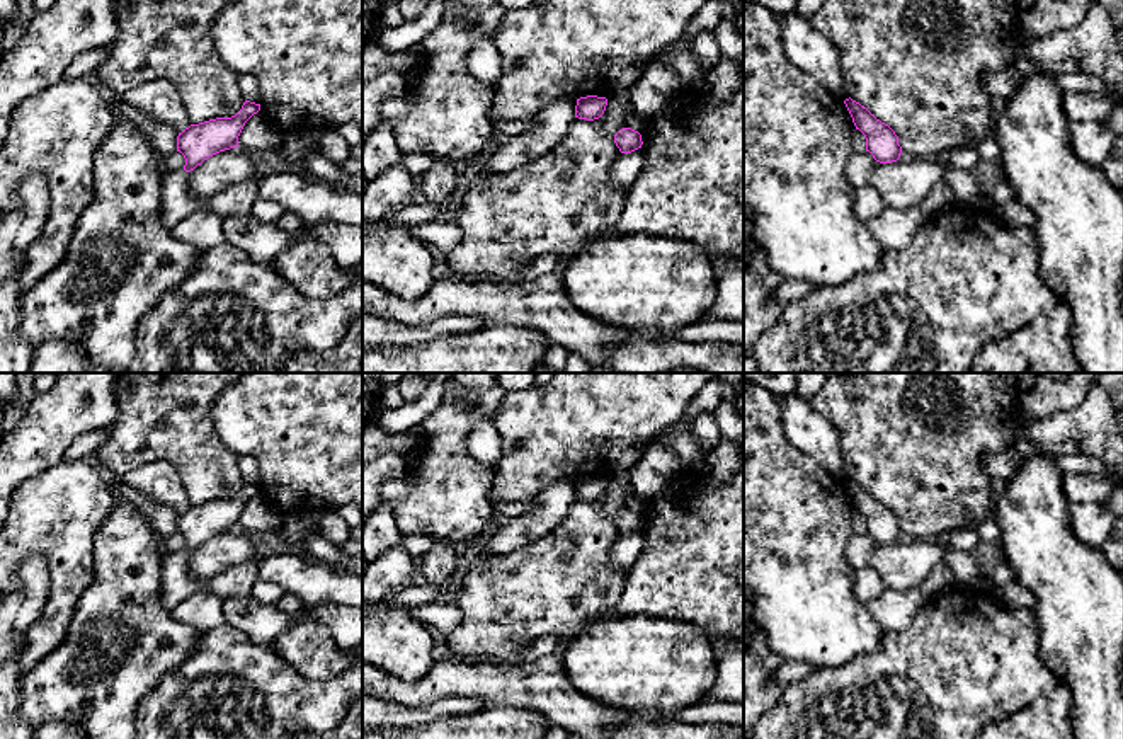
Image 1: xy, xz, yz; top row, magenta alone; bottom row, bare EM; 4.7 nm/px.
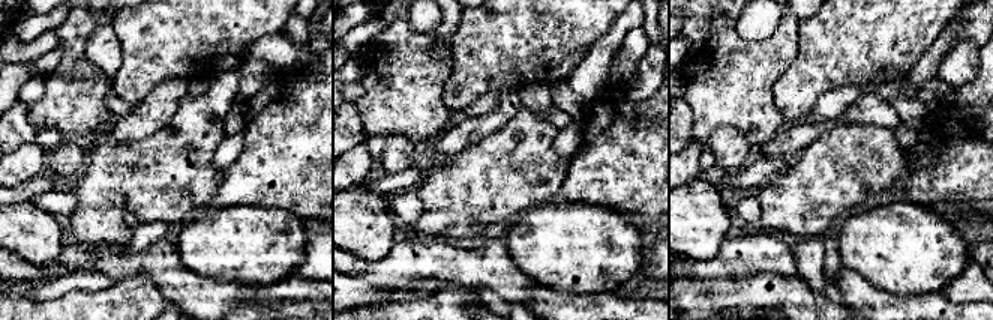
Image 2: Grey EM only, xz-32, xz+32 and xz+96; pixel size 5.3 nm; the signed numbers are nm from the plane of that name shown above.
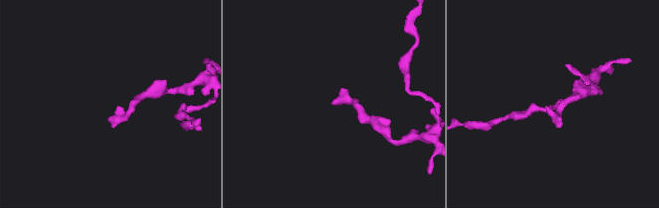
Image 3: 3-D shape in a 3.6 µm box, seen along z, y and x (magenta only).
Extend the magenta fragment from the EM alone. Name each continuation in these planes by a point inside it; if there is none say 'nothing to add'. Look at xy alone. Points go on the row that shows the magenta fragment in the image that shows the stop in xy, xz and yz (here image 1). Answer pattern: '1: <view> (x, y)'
1: xy (177, 201)

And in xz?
nothing to add

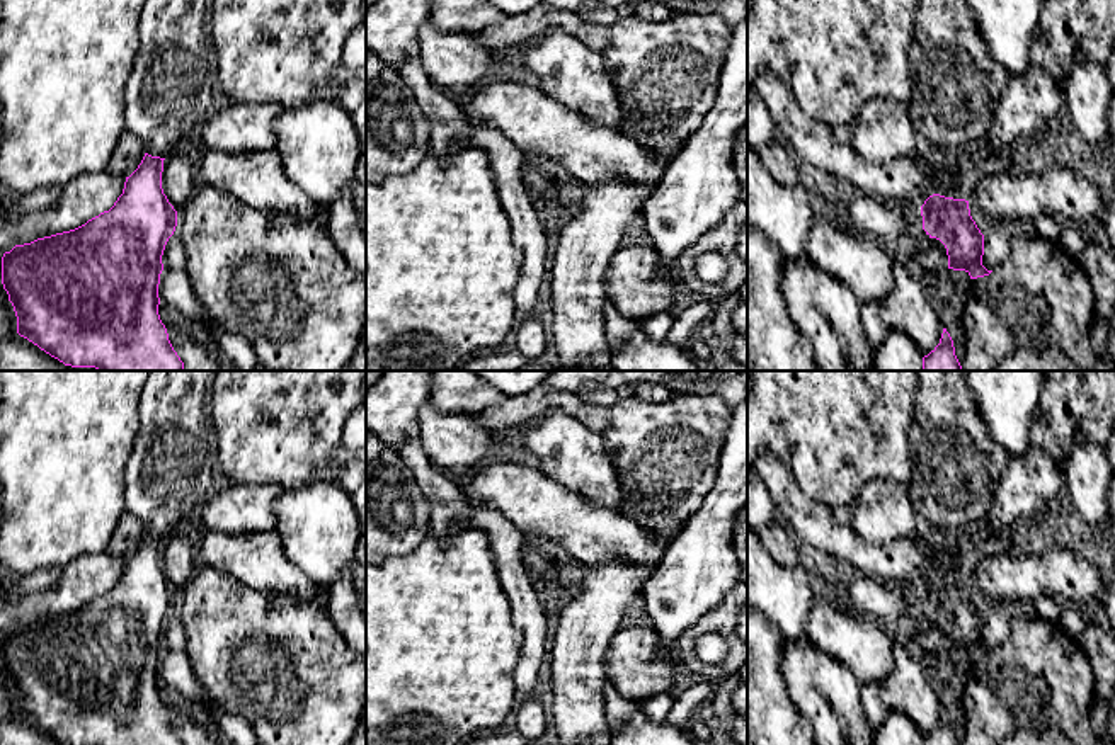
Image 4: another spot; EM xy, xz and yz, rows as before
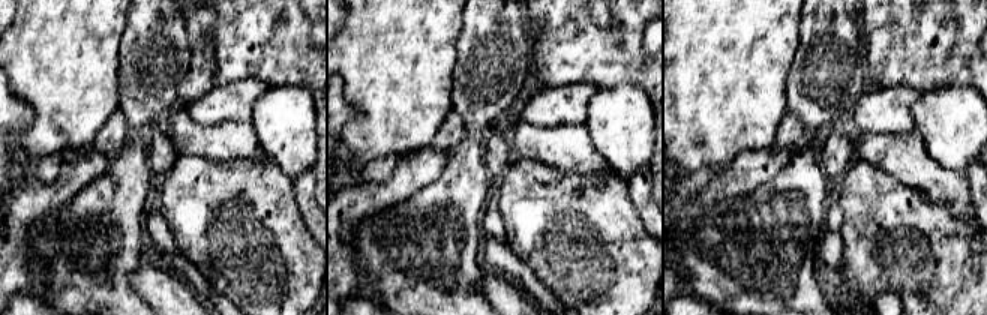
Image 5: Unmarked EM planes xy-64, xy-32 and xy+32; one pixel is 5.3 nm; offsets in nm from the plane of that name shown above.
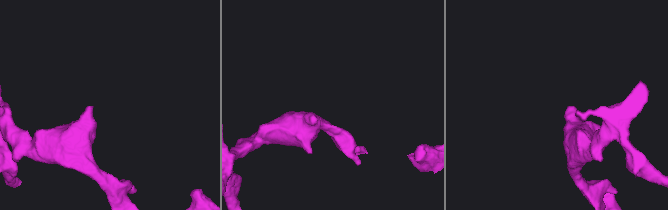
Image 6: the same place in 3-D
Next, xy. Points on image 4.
1: xy (172, 89)

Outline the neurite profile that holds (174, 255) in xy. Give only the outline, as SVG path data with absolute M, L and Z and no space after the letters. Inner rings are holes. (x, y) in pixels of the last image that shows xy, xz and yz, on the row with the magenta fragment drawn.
M175 233L165 245L162 264L163 270L186 270L186 247Z

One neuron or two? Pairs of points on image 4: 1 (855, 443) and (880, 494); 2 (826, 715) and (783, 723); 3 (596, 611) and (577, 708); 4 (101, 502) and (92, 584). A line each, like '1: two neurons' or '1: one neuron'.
1: two neurons
2: two neurons
3: one neuron
4: two neurons

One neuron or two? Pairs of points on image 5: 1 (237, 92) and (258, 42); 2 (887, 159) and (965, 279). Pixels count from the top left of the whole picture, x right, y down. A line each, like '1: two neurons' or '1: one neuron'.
1: two neurons
2: two neurons

